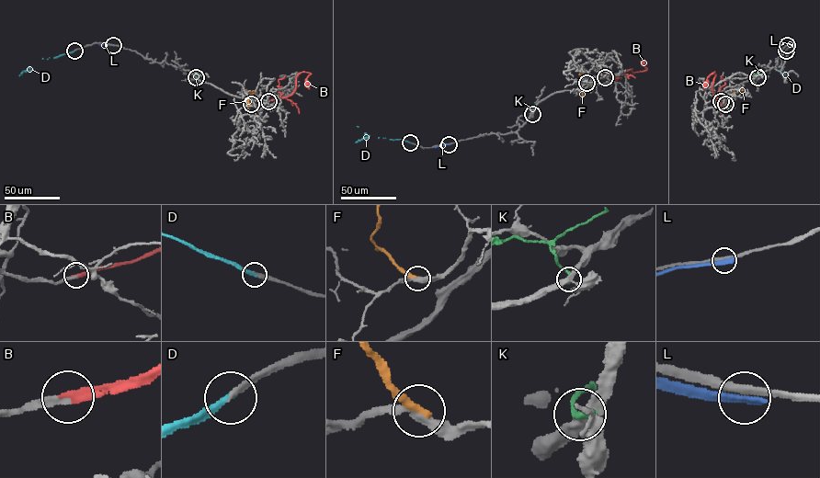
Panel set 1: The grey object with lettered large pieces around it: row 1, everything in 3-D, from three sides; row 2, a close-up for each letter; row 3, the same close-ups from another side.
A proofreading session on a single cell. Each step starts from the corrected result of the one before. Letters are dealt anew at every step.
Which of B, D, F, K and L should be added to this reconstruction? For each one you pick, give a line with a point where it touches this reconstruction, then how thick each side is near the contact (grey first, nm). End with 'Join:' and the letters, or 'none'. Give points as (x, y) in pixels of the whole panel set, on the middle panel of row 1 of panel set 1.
B: (605, 77) | 280/360 nm
D: (410, 142) | 240/280 nm
Join: B, D

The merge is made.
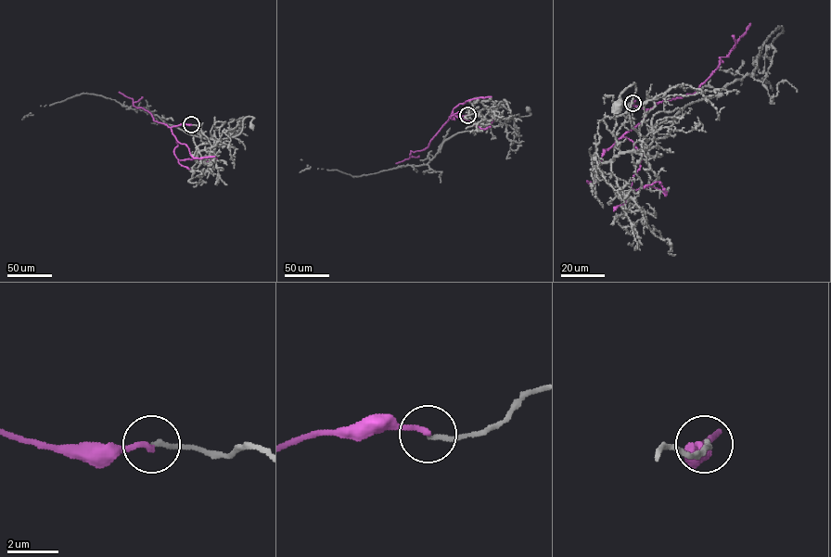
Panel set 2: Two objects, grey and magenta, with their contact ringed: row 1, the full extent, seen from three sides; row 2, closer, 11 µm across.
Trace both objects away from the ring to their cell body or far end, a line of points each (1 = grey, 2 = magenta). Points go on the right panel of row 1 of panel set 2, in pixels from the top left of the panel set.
1: (632, 103), (616, 133), (614, 156), (639, 152), (647, 141), (629, 116), (634, 82), (617, 106)
2: (632, 103), (645, 110), (643, 120), (623, 135), (643, 154), (631, 187), (667, 193), (658, 182), (642, 188)

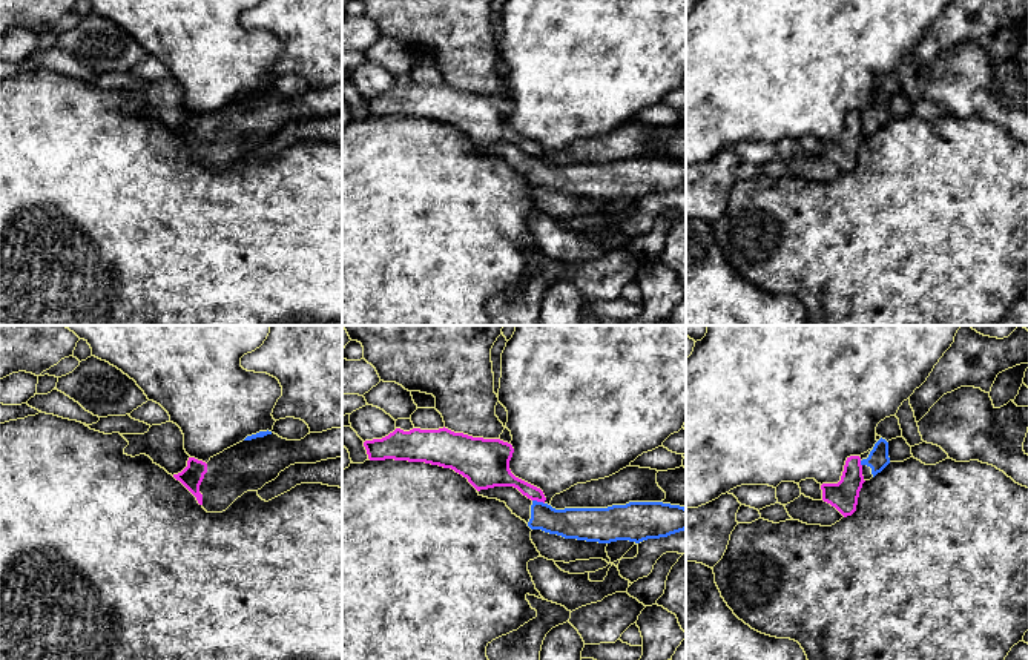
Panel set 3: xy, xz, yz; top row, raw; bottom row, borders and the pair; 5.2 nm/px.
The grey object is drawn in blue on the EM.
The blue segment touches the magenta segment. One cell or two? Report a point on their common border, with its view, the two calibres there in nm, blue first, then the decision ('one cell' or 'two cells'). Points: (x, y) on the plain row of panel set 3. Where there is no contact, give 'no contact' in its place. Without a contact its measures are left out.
contact xz (539, 158); calibres 170 and 120 nm; two cells

